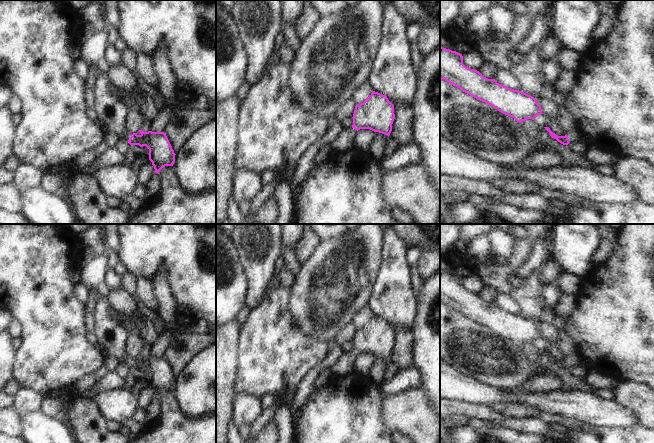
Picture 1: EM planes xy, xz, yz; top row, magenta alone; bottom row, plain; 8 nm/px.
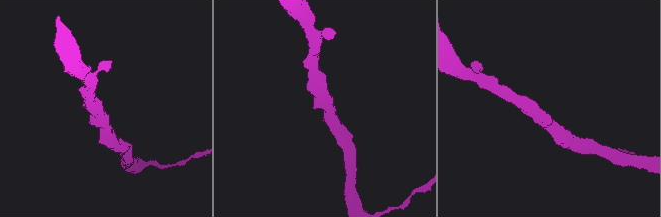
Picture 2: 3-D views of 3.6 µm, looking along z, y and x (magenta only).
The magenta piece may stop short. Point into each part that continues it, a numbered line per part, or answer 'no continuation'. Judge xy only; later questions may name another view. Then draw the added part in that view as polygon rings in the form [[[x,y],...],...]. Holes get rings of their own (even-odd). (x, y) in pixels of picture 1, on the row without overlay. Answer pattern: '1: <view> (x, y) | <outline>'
1: xy (111, 336) | [[[97,296],[93,315],[95,327],[92,333],[103,355],[106,358],[113,356],[119,363],[124,362],[128,365],[132,359],[125,352],[125,342],[129,333],[122,324],[115,321],[106,298]]]

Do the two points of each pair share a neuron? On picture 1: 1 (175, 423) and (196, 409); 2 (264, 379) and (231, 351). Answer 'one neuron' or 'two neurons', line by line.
1: two neurons
2: two neurons

